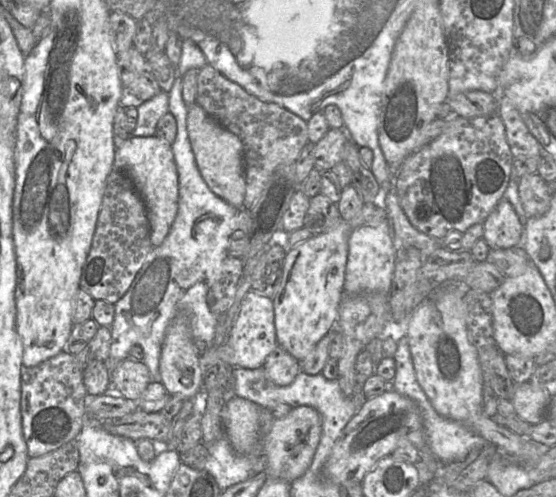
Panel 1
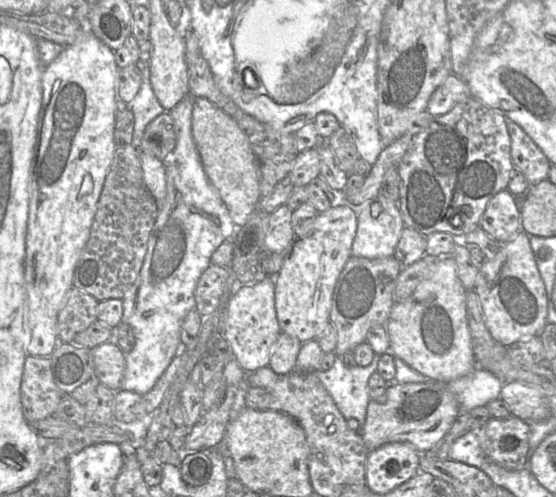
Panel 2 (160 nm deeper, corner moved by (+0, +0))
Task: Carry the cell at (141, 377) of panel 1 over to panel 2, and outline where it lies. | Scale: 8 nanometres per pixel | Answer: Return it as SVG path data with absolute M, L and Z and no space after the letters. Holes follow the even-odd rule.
M114 341L91 348L91 353L100 383L114 392L120 390L126 367L125 353Z

